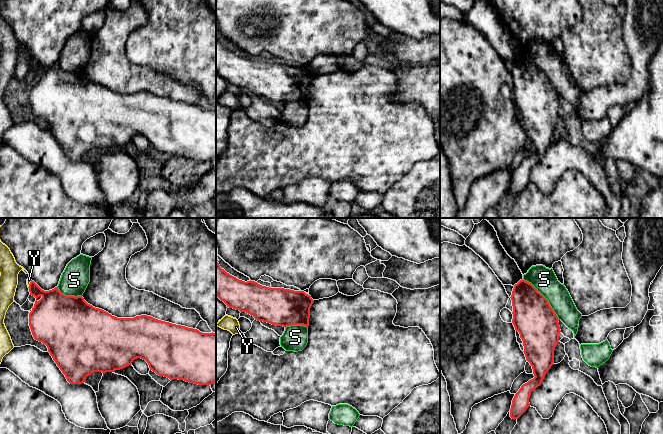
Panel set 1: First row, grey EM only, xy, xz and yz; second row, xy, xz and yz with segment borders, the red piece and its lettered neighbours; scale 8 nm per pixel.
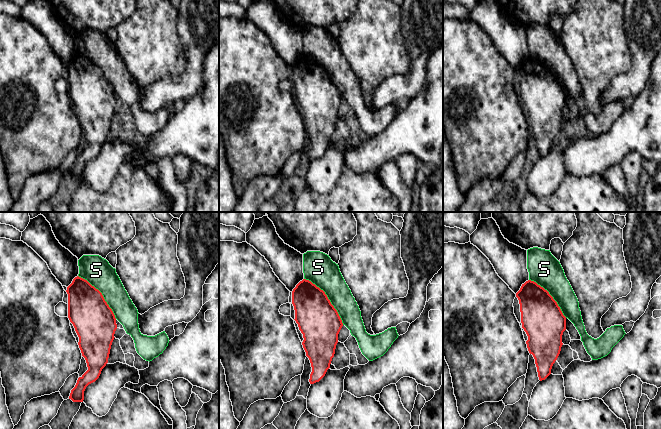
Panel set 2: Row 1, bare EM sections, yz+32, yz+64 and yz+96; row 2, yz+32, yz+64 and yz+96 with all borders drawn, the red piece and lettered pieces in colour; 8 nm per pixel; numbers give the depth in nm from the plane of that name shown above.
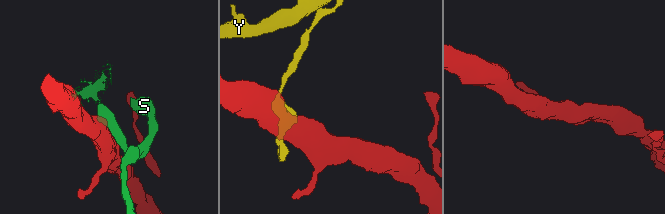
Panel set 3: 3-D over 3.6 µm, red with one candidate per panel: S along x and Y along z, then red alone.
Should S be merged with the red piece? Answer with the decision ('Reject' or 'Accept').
Accept

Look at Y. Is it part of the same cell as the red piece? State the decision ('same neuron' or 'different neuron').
different neuron

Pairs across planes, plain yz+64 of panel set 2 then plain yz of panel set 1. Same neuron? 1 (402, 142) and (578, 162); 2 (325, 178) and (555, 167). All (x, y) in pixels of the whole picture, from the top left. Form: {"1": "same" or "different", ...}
{"1": "different", "2": "same"}

